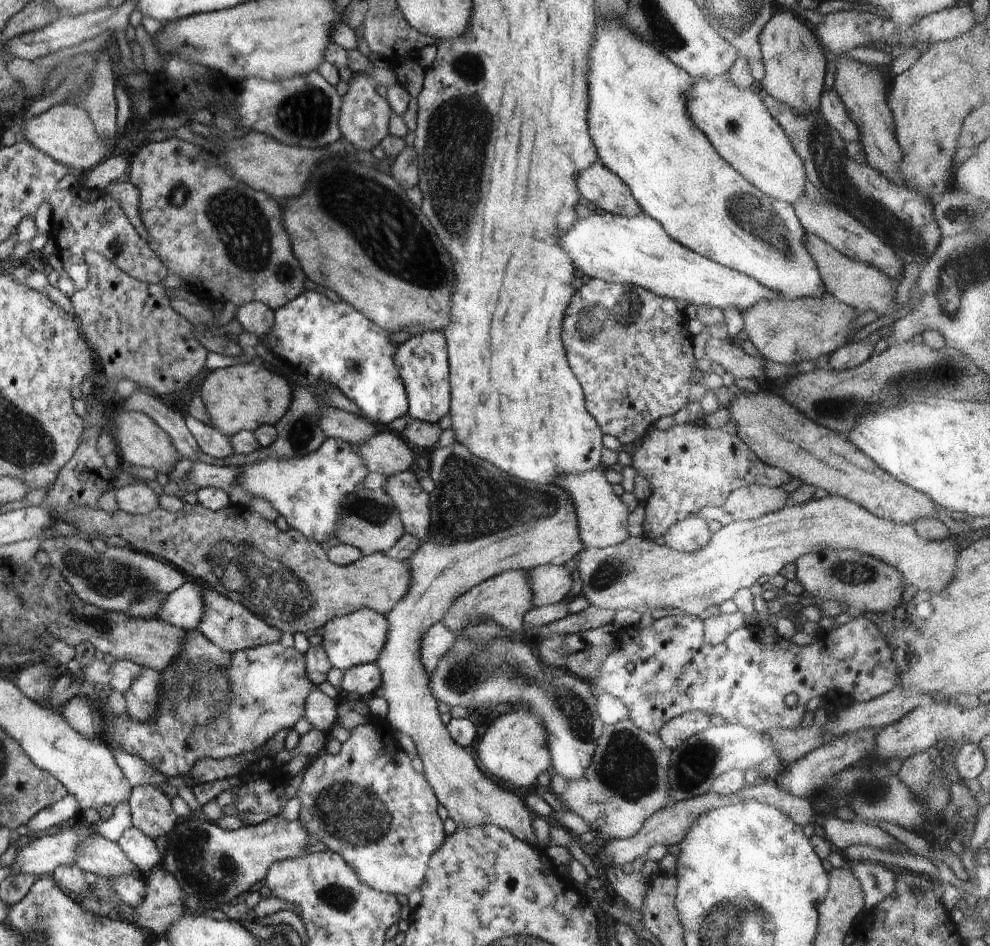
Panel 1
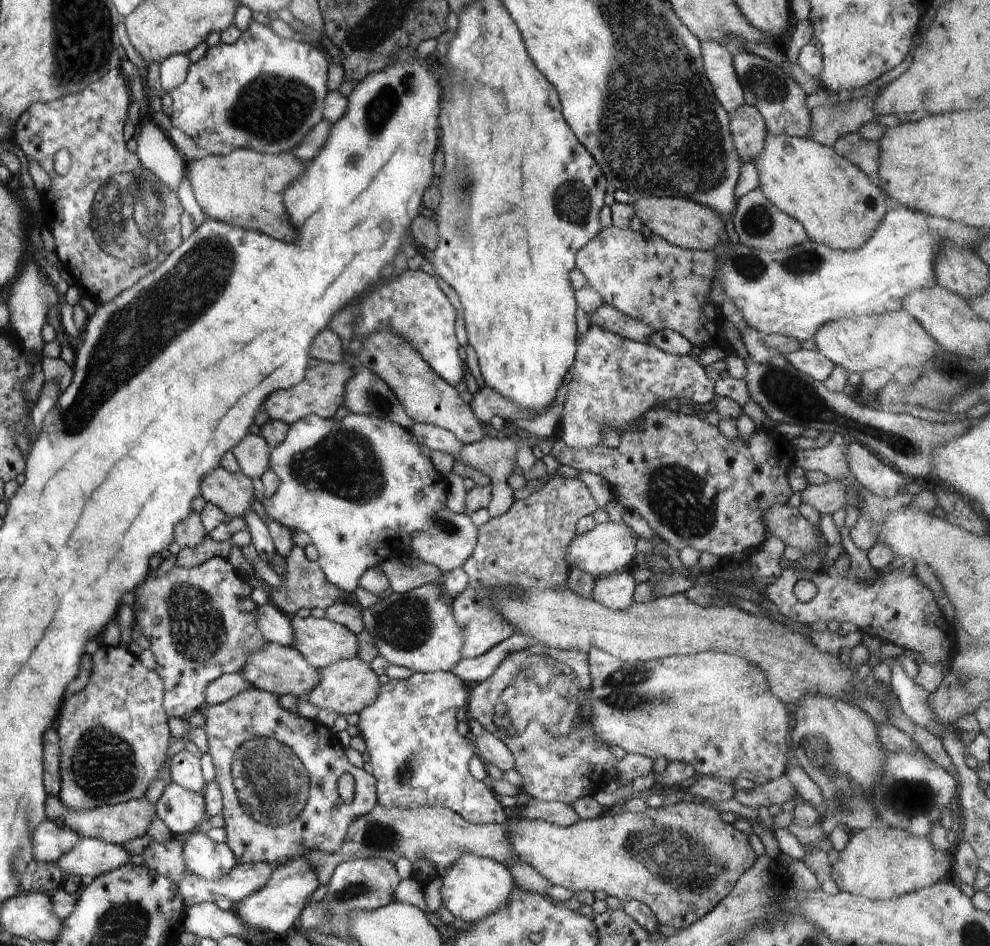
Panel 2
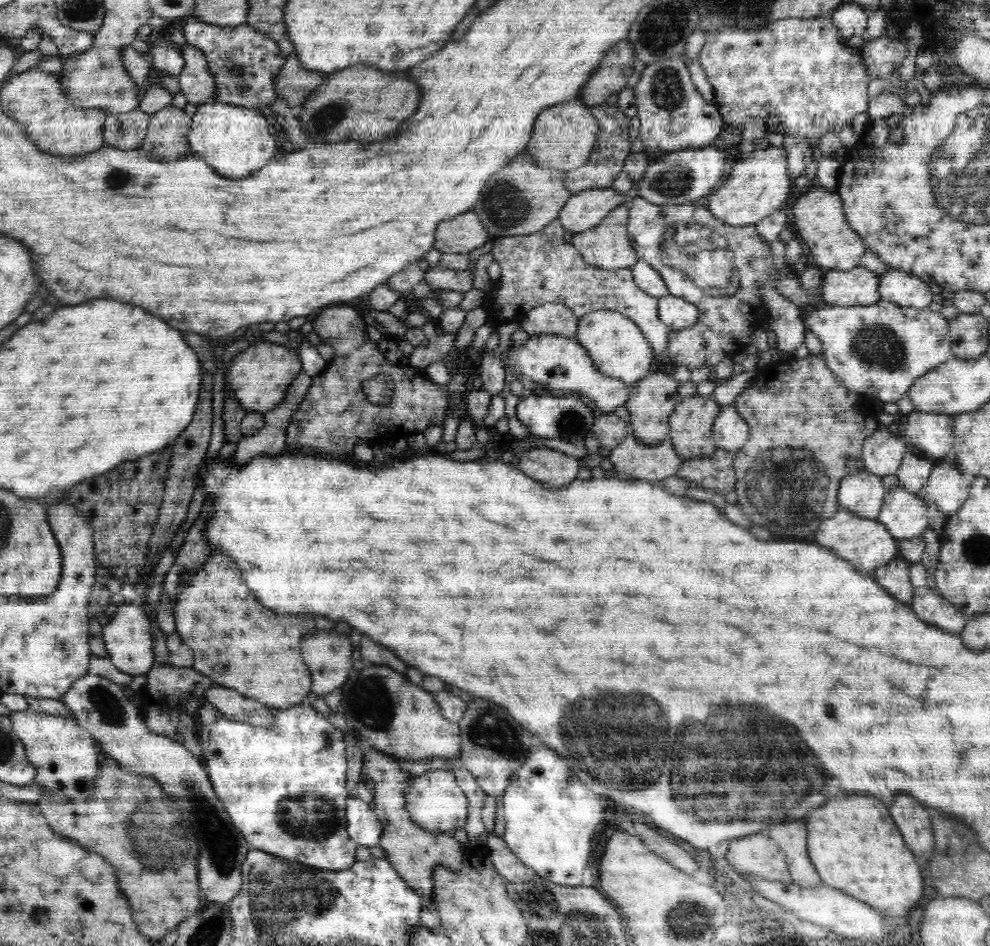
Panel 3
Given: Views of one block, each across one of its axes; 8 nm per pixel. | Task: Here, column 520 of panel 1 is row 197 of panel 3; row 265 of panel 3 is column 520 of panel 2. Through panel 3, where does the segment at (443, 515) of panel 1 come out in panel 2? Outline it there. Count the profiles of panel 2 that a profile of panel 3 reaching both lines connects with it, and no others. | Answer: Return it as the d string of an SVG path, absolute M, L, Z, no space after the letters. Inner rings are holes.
M685 800L674 805L666 805L656 809L648 807L640 813L624 812L624 814L616 814L615 816L602 814L594 819L579 819L574 825L568 827L560 827L556 824L546 823L537 819L526 819L522 816L516 818L509 816L505 824L505 832L507 833L509 844L513 852L517 855L517 858L521 862L527 863L531 868L534 868L538 872L538 875L548 880L552 886L558 885L572 892L596 892L603 890L608 896L617 898L620 903L632 900L642 902L642 904L648 906L648 909L653 913L659 924L675 929L691 926L696 920L708 915L732 891L734 884L740 879L740 876L743 876L758 860L758 856L748 843L747 836L736 830L732 824L723 822L718 811L710 808L706 803L689 803Z

